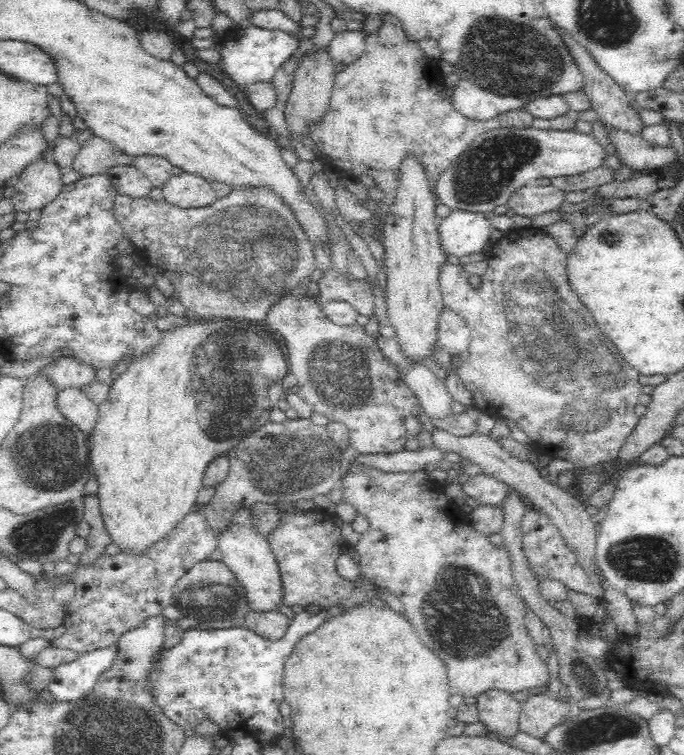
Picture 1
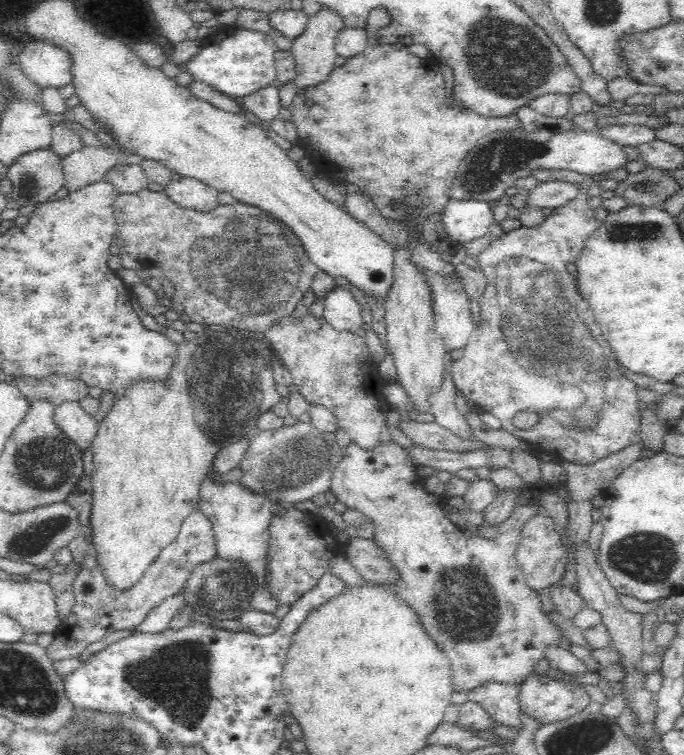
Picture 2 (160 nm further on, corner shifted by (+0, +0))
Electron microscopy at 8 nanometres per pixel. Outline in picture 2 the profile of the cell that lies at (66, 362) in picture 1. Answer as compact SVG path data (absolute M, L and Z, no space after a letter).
M50 374L46 378L20 376L15 378L16 386L30 402L32 399L50 399L55 405L64 400L79 401L88 395L88 385L80 378L69 378L62 374Z

